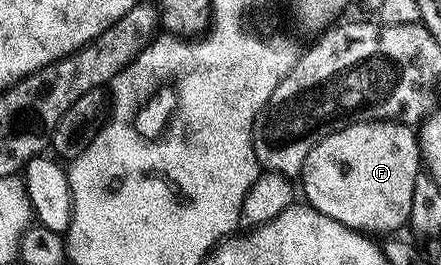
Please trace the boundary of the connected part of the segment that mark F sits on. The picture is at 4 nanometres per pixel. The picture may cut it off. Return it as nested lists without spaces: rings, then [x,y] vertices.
[[[375,119],[368,123],[353,123],[339,131],[333,131],[328,137],[324,137],[311,149],[308,157],[302,166],[300,176],[300,191],[306,194],[305,202],[311,207],[315,207],[320,213],[340,221],[344,226],[351,227],[353,231],[363,233],[374,233],[370,231],[398,231],[405,228],[410,221],[410,210],[412,209],[412,193],[416,185],[416,177],[420,173],[420,152],[418,150],[418,137],[413,126],[402,121],[391,121],[389,119]]]

